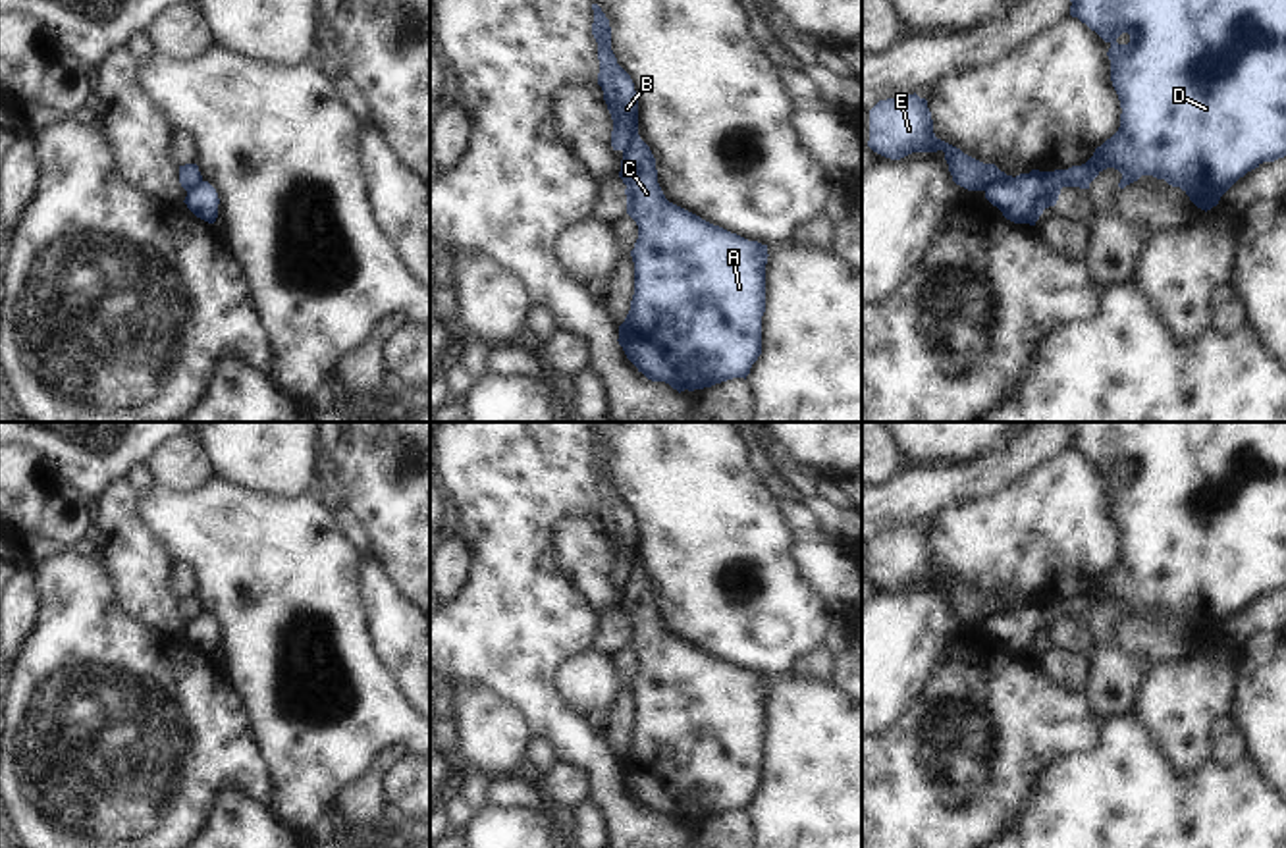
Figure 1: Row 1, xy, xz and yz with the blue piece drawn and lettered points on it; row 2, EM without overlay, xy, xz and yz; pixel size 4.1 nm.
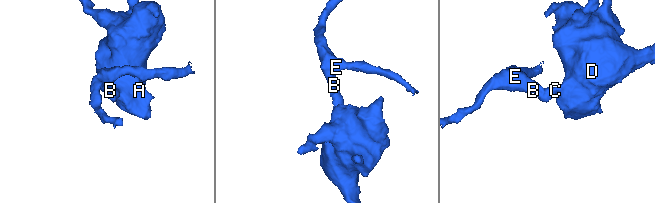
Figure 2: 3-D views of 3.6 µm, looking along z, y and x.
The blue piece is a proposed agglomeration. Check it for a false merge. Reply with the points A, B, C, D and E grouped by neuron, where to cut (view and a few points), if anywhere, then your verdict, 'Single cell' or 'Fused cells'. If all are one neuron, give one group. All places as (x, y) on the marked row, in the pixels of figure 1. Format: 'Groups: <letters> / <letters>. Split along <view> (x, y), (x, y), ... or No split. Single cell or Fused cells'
Groups: A C D / B E. Split along yz (1013, 178), (984, 189). Fused cells

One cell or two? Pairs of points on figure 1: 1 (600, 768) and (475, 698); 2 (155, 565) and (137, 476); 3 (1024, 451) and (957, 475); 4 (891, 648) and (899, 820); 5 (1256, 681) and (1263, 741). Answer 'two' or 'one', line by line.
1: two
2: two
3: one
4: two
5: one

